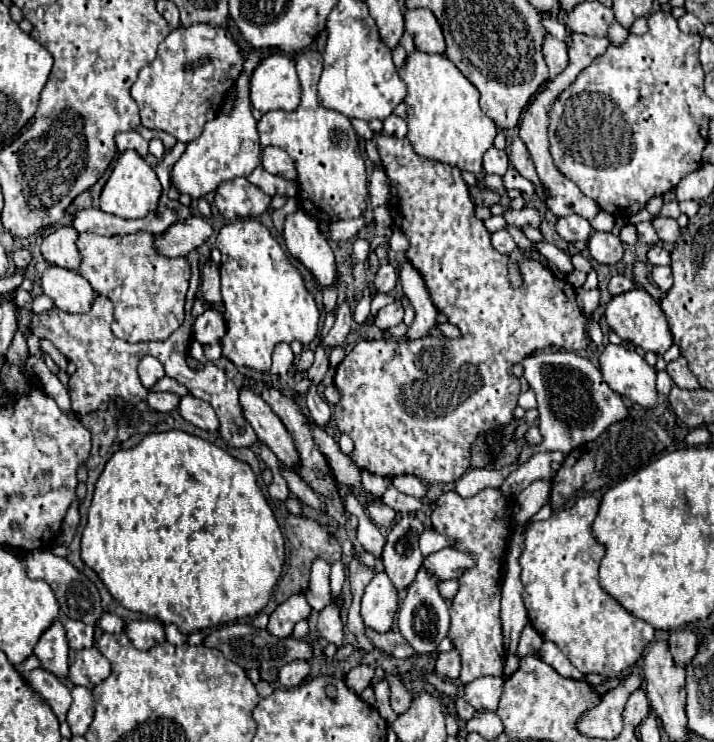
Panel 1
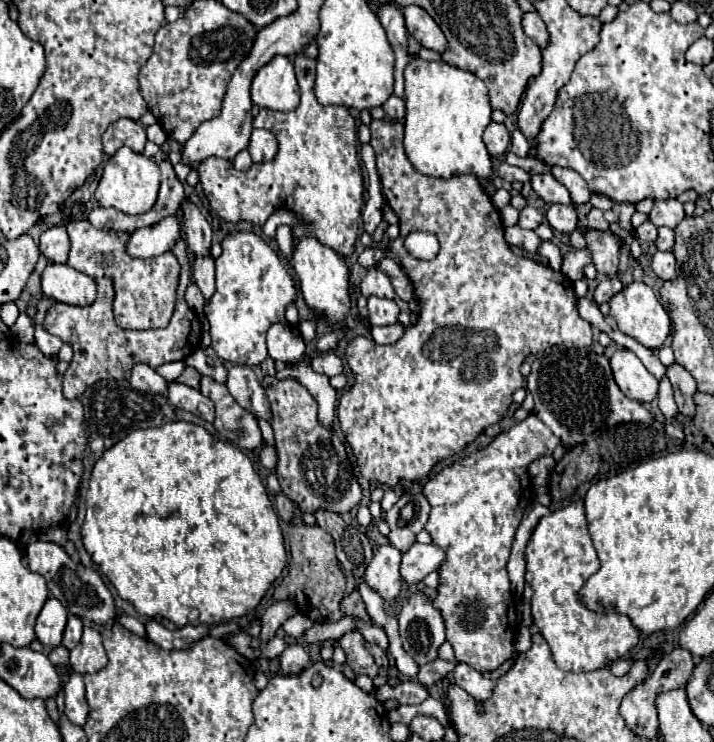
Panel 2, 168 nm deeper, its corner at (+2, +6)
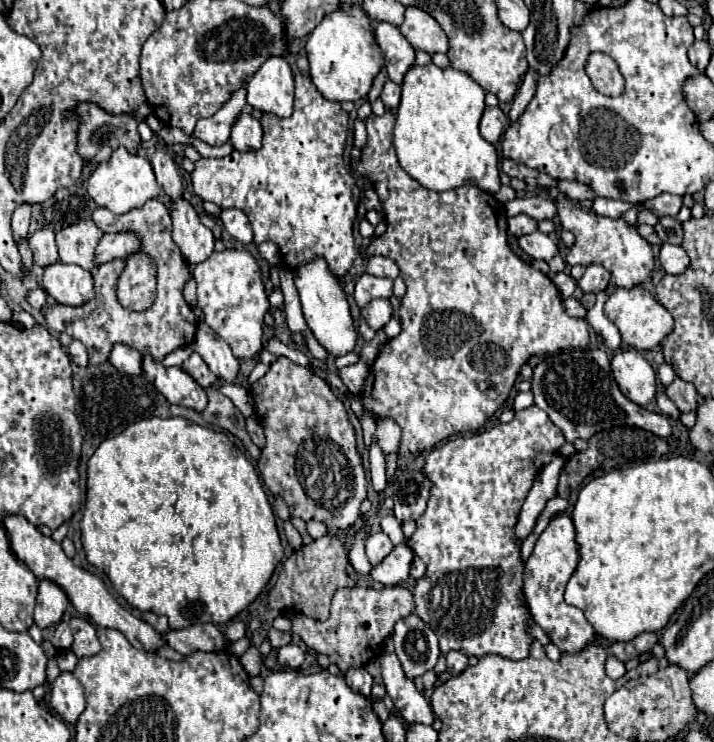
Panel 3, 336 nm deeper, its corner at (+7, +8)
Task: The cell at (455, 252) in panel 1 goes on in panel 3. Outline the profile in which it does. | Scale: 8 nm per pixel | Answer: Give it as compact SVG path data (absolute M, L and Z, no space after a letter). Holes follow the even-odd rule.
M386 110L386 114L382 114L382 116L374 116L372 114L364 122L366 122L366 130L368 130L368 142L366 142L366 146L362 150L362 160L358 164L354 164L354 168L360 174L366 174L374 182L374 190L378 192L378 196L382 200L382 206L384 206L384 212L386 212L386 224L388 224L388 230L382 236L378 236L378 238L374 238L370 242L370 246L366 248L366 254L368 256L382 254L382 256L392 258L398 264L398 268L400 268L400 276L402 276L402 280L406 284L406 294L404 294L402 306L400 306L402 332L382 346L378 358L370 366L370 374L368 374L368 378L364 382L364 390L360 392L360 400L362 400L364 410L370 412L376 422L392 418L402 428L402 442L400 442L398 456L400 458L408 458L408 456L420 456L424 450L432 450L436 444L440 444L440 442L444 442L444 440L448 440L448 438L452 438L456 434L478 432L478 428L482 428L484 422L506 402L506 398L510 396L510 390L512 390L512 386L514 386L514 382L518 378L520 366L530 356L534 356L534 354L552 354L552 352L558 352L558 350L564 350L564 348L586 348L588 342L590 342L590 338L588 338L588 324L586 324L586 320L584 318L572 318L572 316L566 314L560 290L548 278L548 274L536 270L528 262L522 262L510 250L510 246L506 242L506 214L504 214L502 206L494 200L492 194L482 192L474 184L460 186L456 190L446 190L446 192L434 192L434 190L428 190L428 188L420 186L398 164L398 158L396 158L396 152L394 152L394 144L392 144L394 114L390 110Z

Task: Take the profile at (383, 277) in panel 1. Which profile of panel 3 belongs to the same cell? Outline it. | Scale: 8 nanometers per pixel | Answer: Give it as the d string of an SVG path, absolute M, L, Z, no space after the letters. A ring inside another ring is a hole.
M362 274L356 282L354 298L358 308L364 308L374 298L390 298L392 296L392 280L390 278L378 278L372 274Z

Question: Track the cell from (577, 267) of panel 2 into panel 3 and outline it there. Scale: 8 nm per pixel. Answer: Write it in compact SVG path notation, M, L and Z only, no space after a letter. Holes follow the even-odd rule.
M548 188L548 194L558 206L562 228L570 230L576 236L576 242L566 256L568 266L602 264L612 274L612 282L622 288L632 288L650 278L654 268L654 252L652 252L652 246L638 234L636 226L628 226L620 218L612 220L612 218L602 218L594 212L586 212L568 196L564 196L558 188Z

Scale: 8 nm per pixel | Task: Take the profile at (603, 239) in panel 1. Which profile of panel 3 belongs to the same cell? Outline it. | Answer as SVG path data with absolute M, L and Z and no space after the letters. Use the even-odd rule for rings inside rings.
M590 264L578 286L584 292L602 292L608 286L608 282L610 282L610 272L606 272L606 268L602 268L600 264Z

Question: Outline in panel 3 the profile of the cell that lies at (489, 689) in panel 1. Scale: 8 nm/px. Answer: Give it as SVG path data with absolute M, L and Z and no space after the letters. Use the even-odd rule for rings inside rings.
M448 652L446 662L448 662L448 672L452 676L458 676L468 668L468 656L464 656L462 652Z

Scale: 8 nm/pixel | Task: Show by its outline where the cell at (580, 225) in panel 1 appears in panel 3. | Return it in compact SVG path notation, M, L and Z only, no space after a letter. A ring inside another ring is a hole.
M540 196L514 198L505 207L508 218L518 216L518 214L528 214L538 222L540 220L552 220L558 214L556 204L550 198L540 198Z

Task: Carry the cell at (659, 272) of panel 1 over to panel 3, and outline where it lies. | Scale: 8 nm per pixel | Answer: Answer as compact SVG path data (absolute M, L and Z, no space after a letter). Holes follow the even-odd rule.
M662 244L660 246L660 254L658 254L658 262L664 268L666 274L682 274L690 262L688 254L684 252L682 246L674 246L674 244Z

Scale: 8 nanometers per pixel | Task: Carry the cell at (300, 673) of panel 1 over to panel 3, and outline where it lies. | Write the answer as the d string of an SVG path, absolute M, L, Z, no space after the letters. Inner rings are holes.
M286 644L278 650L278 662L284 670L296 670L304 662L304 652L296 644Z

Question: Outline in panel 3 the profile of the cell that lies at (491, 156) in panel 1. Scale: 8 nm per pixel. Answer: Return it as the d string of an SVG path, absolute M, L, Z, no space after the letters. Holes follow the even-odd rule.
M486 108L480 120L480 134L486 142L496 144L508 126L508 118L500 108Z

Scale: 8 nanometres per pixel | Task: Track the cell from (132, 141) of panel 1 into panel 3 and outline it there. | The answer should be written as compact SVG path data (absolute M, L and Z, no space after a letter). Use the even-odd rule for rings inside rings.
M80 104L78 108L80 116L82 116L82 124L78 130L78 152L80 156L84 156L86 162L104 162L110 158L110 154L118 148L124 146L130 154L136 154L140 148L140 134L138 134L138 122L134 116L130 114L120 114L120 116L112 116L108 112L104 112L100 106L96 104Z

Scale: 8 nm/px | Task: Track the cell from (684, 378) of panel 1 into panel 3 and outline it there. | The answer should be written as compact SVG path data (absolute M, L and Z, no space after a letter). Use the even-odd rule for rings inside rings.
M676 376L674 382L670 386L666 386L666 394L678 406L680 412L694 412L696 410L698 394L696 394L696 388L690 382Z

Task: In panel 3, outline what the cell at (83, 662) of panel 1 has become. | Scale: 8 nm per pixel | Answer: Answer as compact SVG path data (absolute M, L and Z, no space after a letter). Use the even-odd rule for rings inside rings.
M72 618L70 628L72 628L72 634L74 634L72 652L78 658L94 656L94 654L100 652L100 642L96 638L96 628L92 626L92 622L88 622L86 618Z

